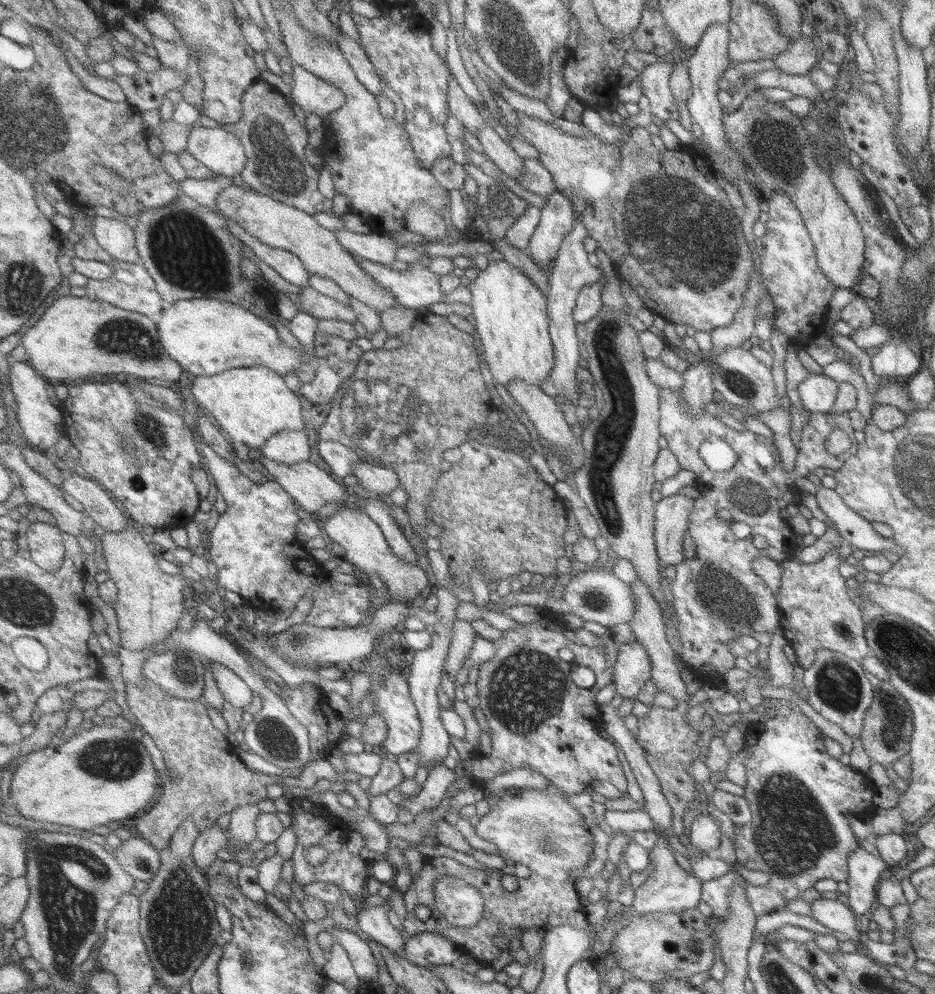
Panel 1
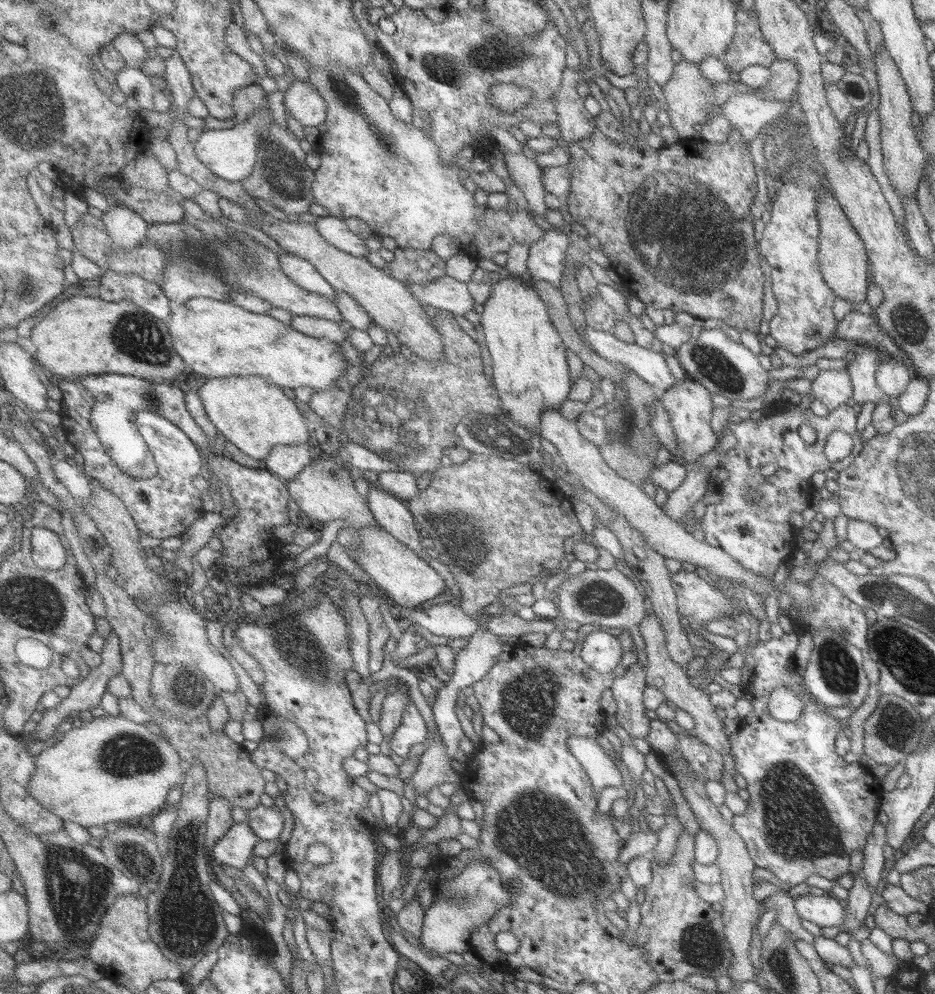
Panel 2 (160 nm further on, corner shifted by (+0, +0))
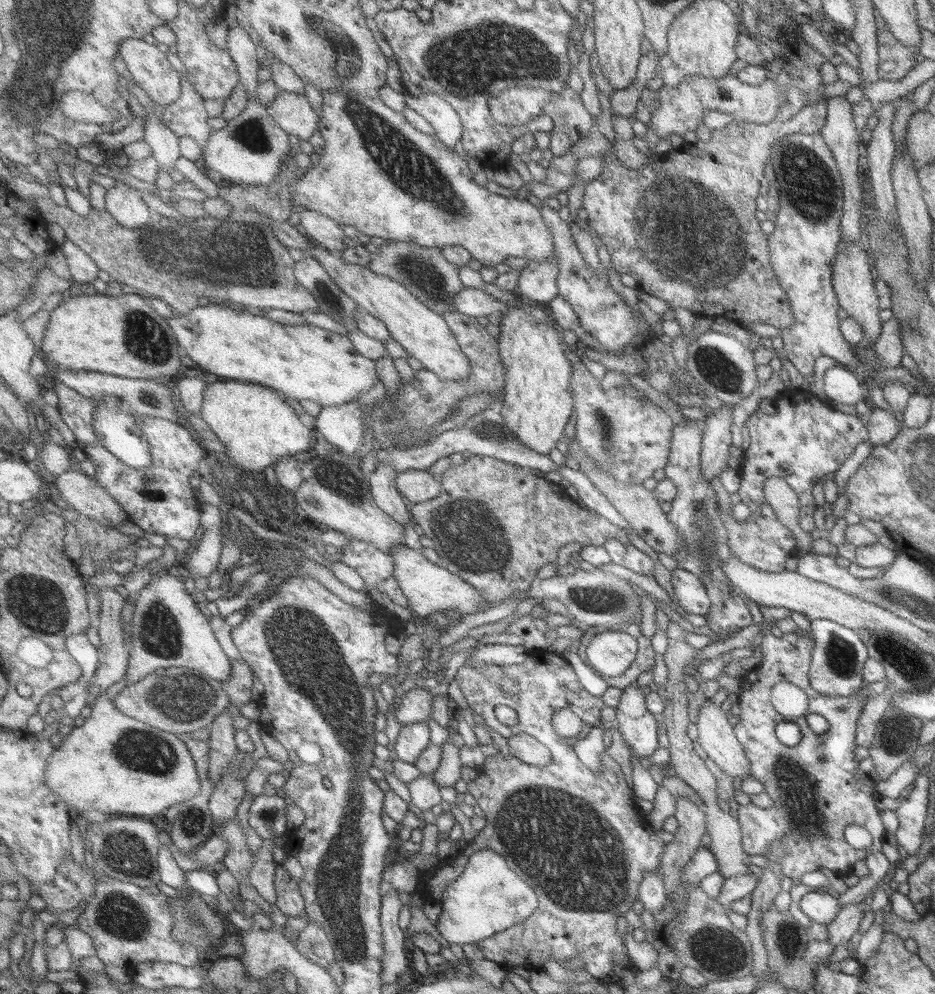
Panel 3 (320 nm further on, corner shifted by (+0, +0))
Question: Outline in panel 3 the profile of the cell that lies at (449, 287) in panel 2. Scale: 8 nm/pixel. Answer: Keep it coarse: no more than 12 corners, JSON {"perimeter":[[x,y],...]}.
{"perimeter":[[467,286],[456,296],[457,311],[475,318],[501,318],[509,304]]}

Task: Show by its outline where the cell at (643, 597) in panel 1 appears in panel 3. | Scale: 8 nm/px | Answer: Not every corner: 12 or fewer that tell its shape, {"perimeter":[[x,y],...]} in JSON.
{"perimeter":[[701,703],[694,724],[705,756],[732,780],[750,766],[728,711]]}

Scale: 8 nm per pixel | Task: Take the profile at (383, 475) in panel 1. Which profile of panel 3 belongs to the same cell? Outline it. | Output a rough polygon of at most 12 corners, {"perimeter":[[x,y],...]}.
{"perimeter":[[400,472],[397,482],[410,505],[443,492],[441,476]]}

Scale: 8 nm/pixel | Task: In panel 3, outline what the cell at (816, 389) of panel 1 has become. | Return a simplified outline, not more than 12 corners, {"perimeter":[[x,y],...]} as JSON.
{"perimeter":[[836,364],[825,371],[823,392],[833,404],[863,400],[860,375]]}

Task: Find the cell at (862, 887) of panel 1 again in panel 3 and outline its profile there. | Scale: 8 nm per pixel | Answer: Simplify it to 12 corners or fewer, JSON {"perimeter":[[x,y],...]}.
{"perimeter":[[839,907],[826,924],[830,946],[847,943],[858,930],[863,909]]}

